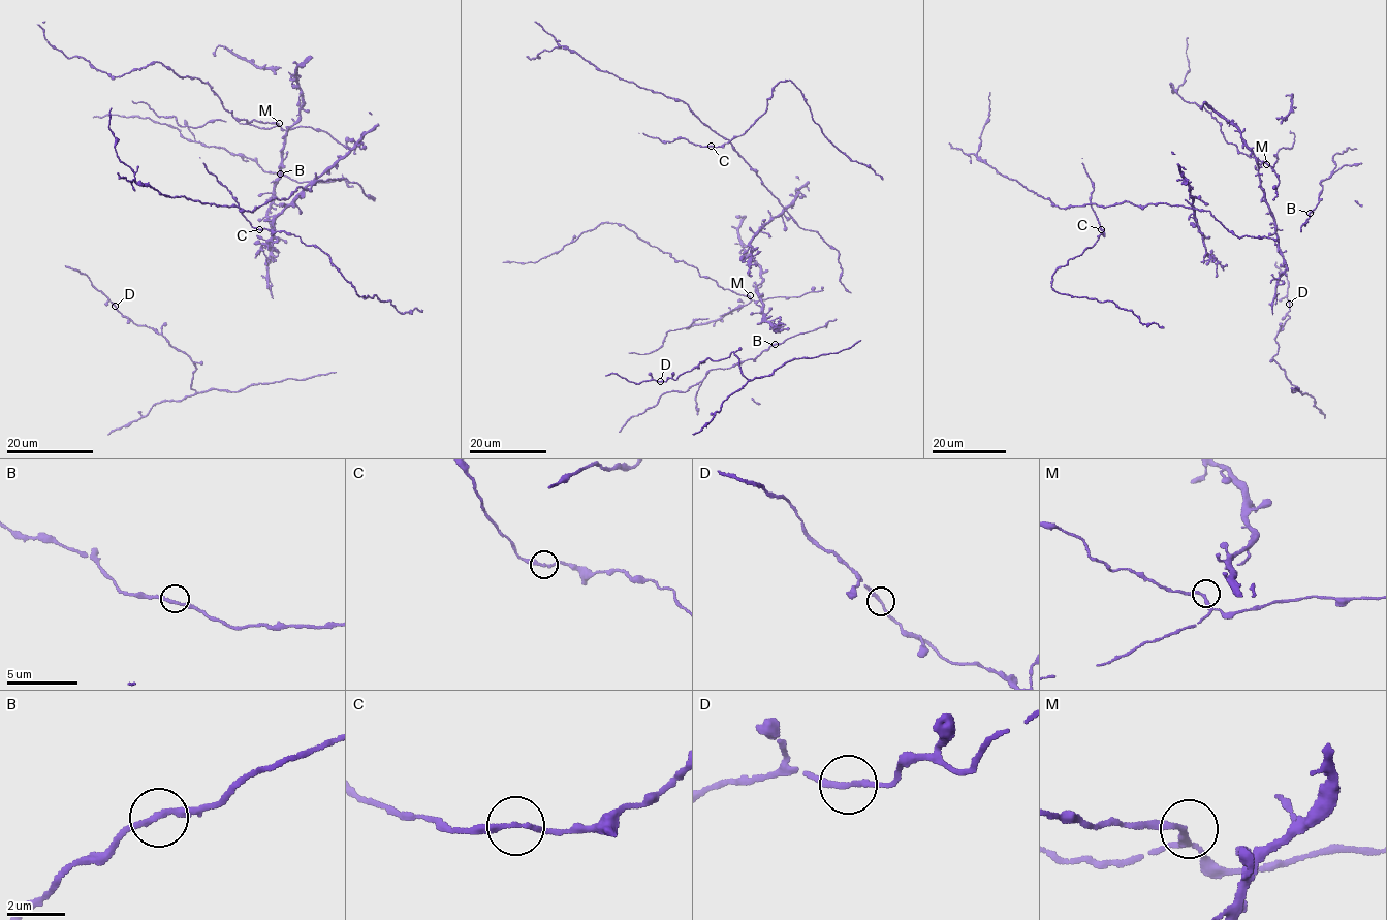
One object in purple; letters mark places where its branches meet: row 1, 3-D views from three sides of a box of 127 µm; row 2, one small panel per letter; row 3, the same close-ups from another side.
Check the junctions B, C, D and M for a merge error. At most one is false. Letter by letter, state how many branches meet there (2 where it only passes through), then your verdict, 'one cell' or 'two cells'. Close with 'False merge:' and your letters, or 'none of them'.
B: 2 | one cell
C: 2 | one cell
D: 2 | one cell
M: 2 | one cell
False merge: none of them

